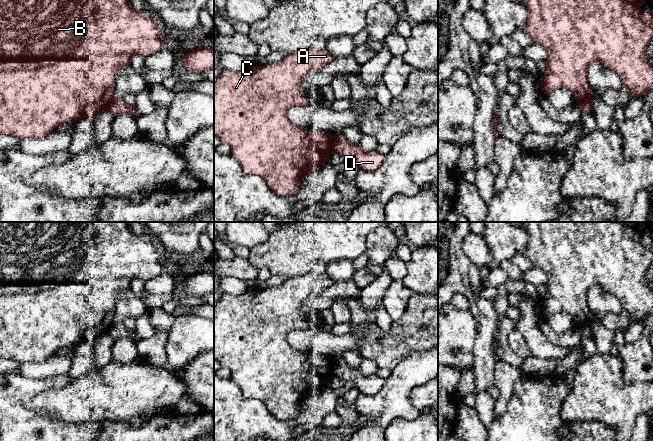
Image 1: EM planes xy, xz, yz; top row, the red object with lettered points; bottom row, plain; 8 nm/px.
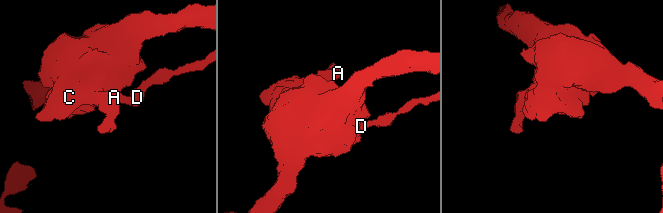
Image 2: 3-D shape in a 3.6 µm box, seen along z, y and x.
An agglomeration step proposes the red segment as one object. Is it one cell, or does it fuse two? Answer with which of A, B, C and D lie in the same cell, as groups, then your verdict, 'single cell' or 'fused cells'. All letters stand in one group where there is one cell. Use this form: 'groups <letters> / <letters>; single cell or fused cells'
groups A B C / D; fused cells

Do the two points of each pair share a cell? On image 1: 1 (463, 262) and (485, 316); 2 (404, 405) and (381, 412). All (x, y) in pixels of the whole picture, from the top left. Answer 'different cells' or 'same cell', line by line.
1: same cell
2: same cell

